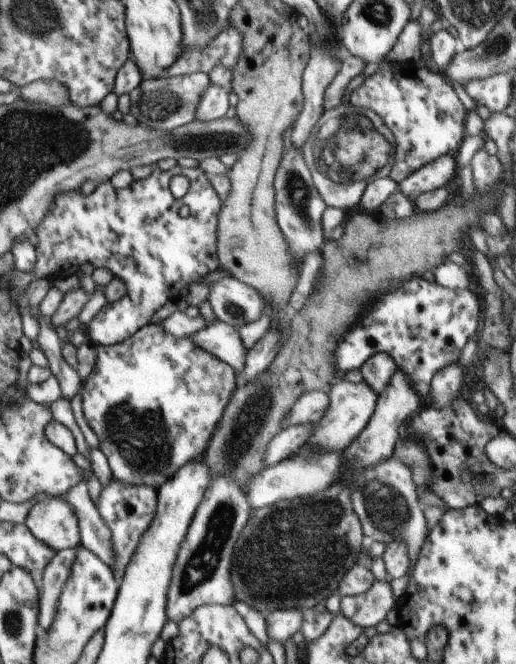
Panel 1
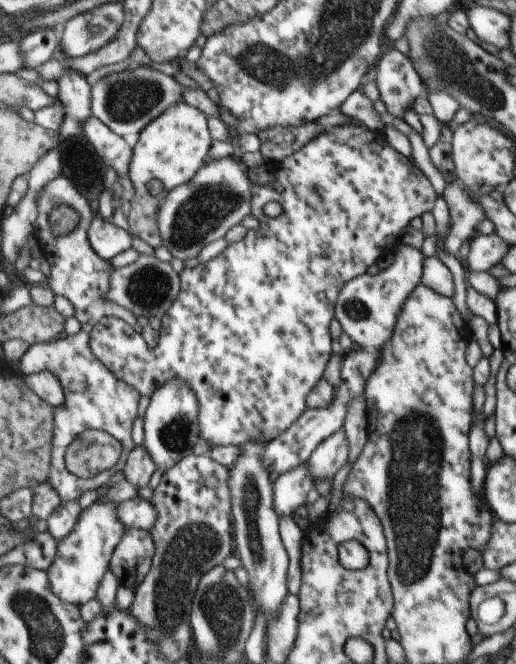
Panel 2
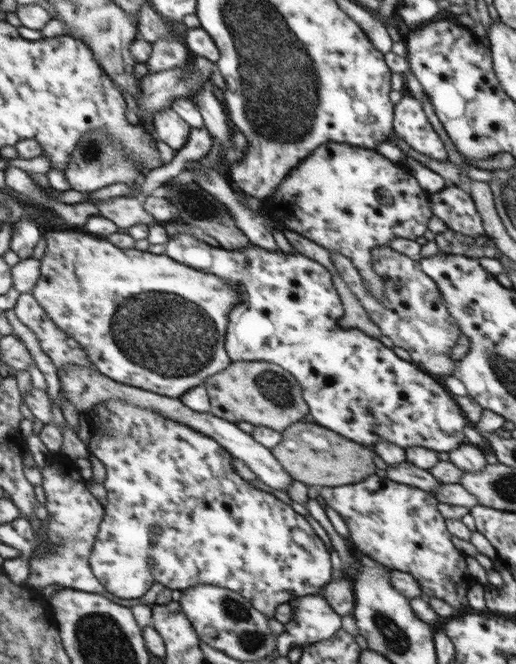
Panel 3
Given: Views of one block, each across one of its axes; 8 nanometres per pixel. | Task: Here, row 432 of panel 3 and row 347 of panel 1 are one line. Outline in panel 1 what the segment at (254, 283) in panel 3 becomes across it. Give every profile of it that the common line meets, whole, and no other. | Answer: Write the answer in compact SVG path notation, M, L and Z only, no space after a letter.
M412 278L396 292L374 302L364 318L348 332L336 348L338 376L346 370L361 368L374 354L388 354L397 369L409 378L411 387L427 398L431 380L448 364L460 358L469 338L479 331L482 322L482 302L473 290L448 289L422 278Z

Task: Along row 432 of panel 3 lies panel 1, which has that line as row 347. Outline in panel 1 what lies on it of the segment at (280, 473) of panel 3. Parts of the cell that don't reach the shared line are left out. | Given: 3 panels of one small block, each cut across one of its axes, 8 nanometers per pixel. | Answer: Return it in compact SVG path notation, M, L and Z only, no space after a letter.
M217 320L187 337L192 338L194 344L206 350L208 354L228 364L237 373L239 384L247 383L247 380L242 378L242 372L244 372L244 358L249 350L246 350L238 329Z

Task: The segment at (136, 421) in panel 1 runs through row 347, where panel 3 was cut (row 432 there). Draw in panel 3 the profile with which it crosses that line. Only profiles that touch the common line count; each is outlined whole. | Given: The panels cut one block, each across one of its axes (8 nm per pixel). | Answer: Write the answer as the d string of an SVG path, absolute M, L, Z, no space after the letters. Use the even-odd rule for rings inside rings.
M112 400L93 406L98 413L93 417L96 432L89 440L89 451L97 460L102 462L107 475L103 485L107 490L108 501L108 522L104 526L99 526L99 535L96 537L96 550L92 549L92 566L96 566L96 578L108 586L108 592L122 599L140 598L148 592L153 582L165 585L171 590L188 590L198 584L210 584L212 586L222 586L228 590L240 593L247 598L256 610L266 615L269 619L274 617L274 612L280 604L289 603L300 596L308 594L318 595L321 589L332 581L332 564L330 563L330 552L326 549L322 540L318 538L310 524L305 518L298 514L290 504L287 504L274 495L256 488L248 480L240 478L236 470L231 466L233 458L214 438L206 436L200 432L191 430L188 426L177 424L156 411L147 410L131 403ZM151 529L159 529L156 539L152 541ZM148 557L154 559L155 564L149 565Z

